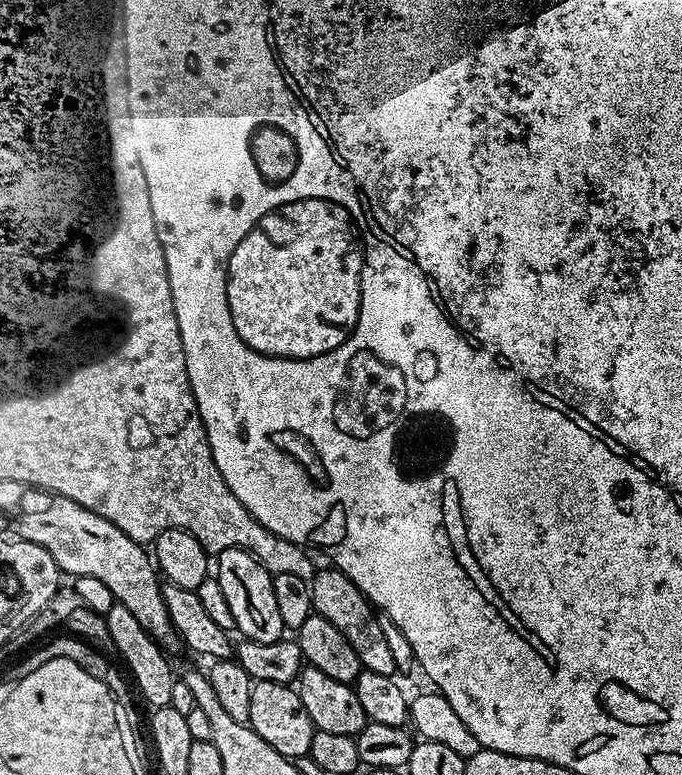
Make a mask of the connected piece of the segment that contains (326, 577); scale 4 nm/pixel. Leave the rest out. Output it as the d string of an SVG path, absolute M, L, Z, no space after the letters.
M335 566L327 567L321 572L319 569L310 581L313 613L326 618L326 622L331 622L334 626L338 626L338 630L342 630L346 642L354 646L354 654L358 654L361 669L395 677L398 669L394 662L394 654L390 654L390 645L382 635L382 626L378 626L377 613L360 593L358 586L354 586L354 582L346 578L346 574L342 574Z

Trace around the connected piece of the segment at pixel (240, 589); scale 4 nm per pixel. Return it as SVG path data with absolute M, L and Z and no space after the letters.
M231 548L219 553L214 564L214 578L226 594L226 603L230 605L230 614L234 614L235 631L245 640L254 642L274 642L285 635L286 629L282 617L278 615L278 605L274 598L272 573L266 571L251 552L241 548Z

